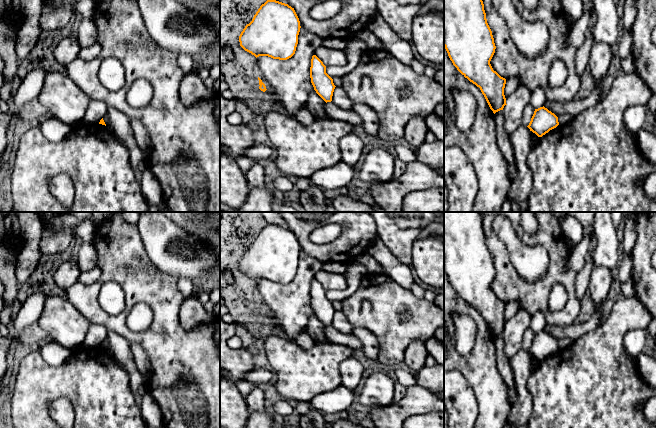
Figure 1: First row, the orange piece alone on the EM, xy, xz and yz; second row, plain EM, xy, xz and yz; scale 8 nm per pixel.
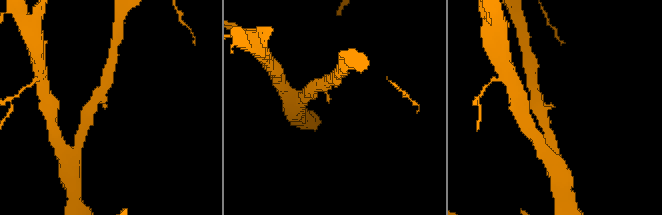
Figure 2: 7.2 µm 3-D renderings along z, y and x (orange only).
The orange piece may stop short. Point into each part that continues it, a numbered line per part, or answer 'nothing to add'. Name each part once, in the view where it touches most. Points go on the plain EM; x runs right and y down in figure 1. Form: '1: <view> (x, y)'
nothing to add

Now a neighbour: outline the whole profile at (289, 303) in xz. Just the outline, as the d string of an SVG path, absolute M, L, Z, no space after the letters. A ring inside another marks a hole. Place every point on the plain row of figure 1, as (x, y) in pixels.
M300 252L295 278L287 284L257 281L258 301L266 310L264 317L276 318L290 341L306 333L309 317L314 314L310 302L312 280L323 263Z

